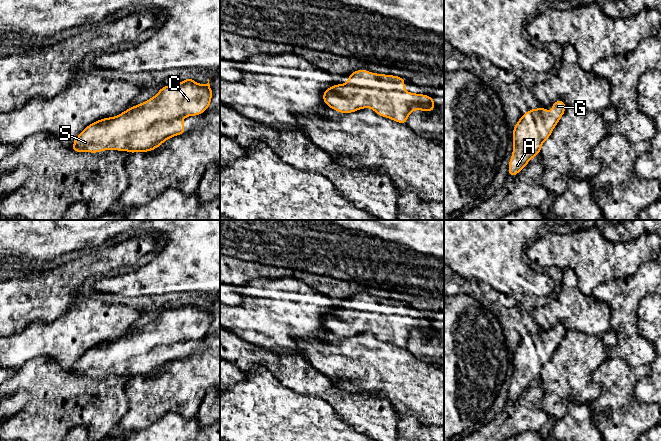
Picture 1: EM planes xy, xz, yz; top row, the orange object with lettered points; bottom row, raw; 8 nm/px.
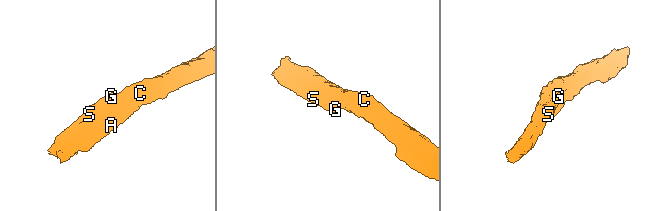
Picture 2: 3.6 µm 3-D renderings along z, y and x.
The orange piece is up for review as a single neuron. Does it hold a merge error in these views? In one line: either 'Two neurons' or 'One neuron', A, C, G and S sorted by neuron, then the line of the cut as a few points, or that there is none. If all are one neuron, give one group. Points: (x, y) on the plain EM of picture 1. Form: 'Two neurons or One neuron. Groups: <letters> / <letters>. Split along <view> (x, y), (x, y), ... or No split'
One neuron. Groups: A C G S. No split

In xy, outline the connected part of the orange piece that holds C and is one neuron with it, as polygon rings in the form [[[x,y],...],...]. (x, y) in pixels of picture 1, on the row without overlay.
[[[188,300],[183,306],[166,309],[152,322],[130,331],[114,341],[102,342],[89,348],[75,362],[71,374],[73,376],[98,377],[105,374],[125,375],[130,379],[135,376],[150,376],[171,361],[186,356],[182,343],[187,340],[203,338],[211,329],[212,312],[208,307],[202,309]]]

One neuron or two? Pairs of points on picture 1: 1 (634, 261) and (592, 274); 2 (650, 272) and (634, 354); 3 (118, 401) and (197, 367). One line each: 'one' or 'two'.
1: one
2: one
3: two

